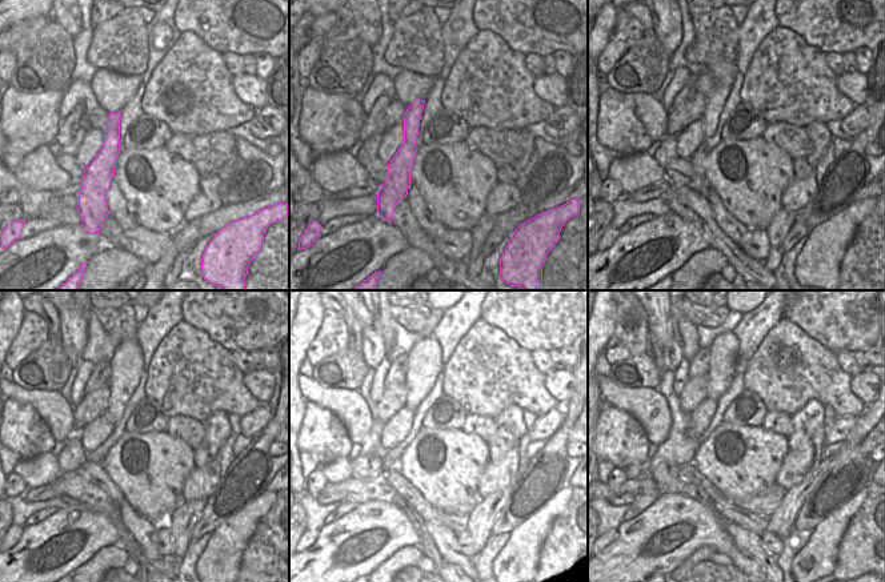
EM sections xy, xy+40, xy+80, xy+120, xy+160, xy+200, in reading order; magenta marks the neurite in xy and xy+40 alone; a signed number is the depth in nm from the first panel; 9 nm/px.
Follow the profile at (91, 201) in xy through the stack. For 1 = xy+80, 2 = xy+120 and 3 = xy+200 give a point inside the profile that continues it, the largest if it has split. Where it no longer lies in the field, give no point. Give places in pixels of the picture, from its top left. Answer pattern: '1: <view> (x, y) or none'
1: xy+80 (724, 72)
2: xy+120 (127, 365)
3: xy+200 (724, 352)

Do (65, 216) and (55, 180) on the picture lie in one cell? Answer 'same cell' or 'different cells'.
different cells

